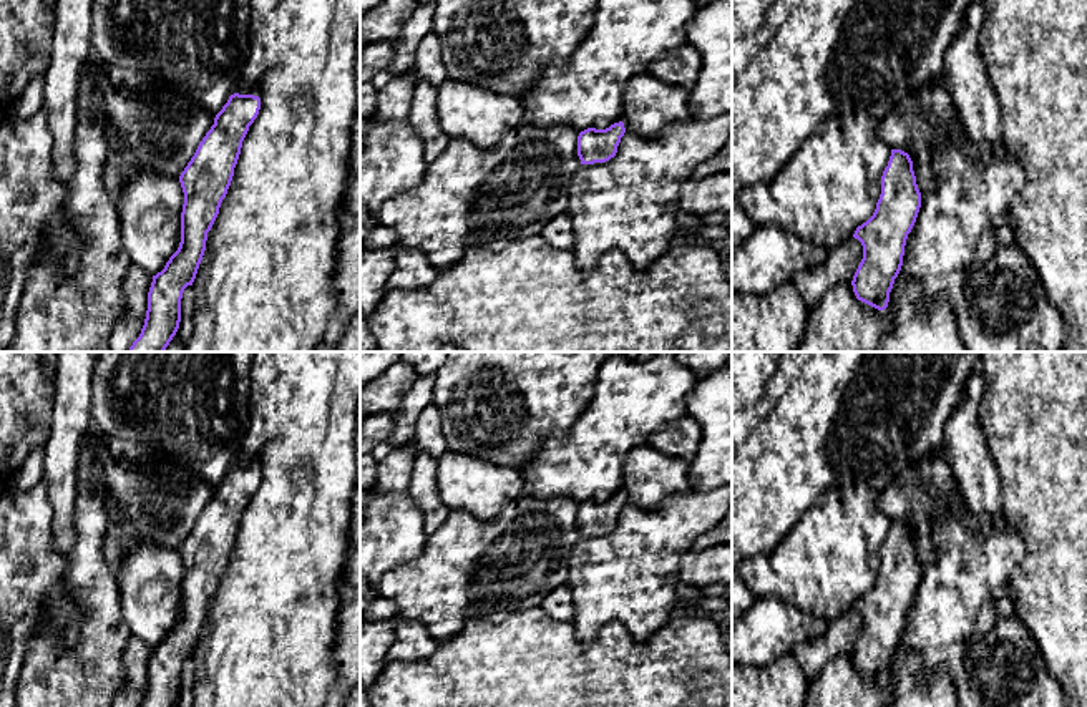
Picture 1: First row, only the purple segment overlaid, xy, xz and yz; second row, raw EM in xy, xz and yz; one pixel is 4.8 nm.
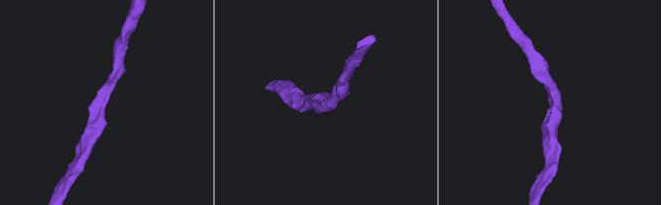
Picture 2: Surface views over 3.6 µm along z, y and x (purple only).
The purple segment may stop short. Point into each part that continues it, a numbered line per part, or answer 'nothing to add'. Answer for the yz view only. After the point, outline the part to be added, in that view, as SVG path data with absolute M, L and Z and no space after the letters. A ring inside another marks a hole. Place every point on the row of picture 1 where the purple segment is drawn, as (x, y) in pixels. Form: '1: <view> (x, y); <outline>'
nothing to add

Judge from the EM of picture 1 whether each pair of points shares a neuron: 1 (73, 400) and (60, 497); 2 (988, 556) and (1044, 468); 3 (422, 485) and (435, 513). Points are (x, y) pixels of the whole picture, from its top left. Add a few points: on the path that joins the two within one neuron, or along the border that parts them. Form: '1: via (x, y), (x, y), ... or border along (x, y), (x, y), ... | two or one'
1: via (70, 424), (60, 457), (60, 473) | one
2: border along (1003, 515), (1023, 541), (1024, 555), (1018, 565) | two
3: via (424, 492), (432, 507) | one

